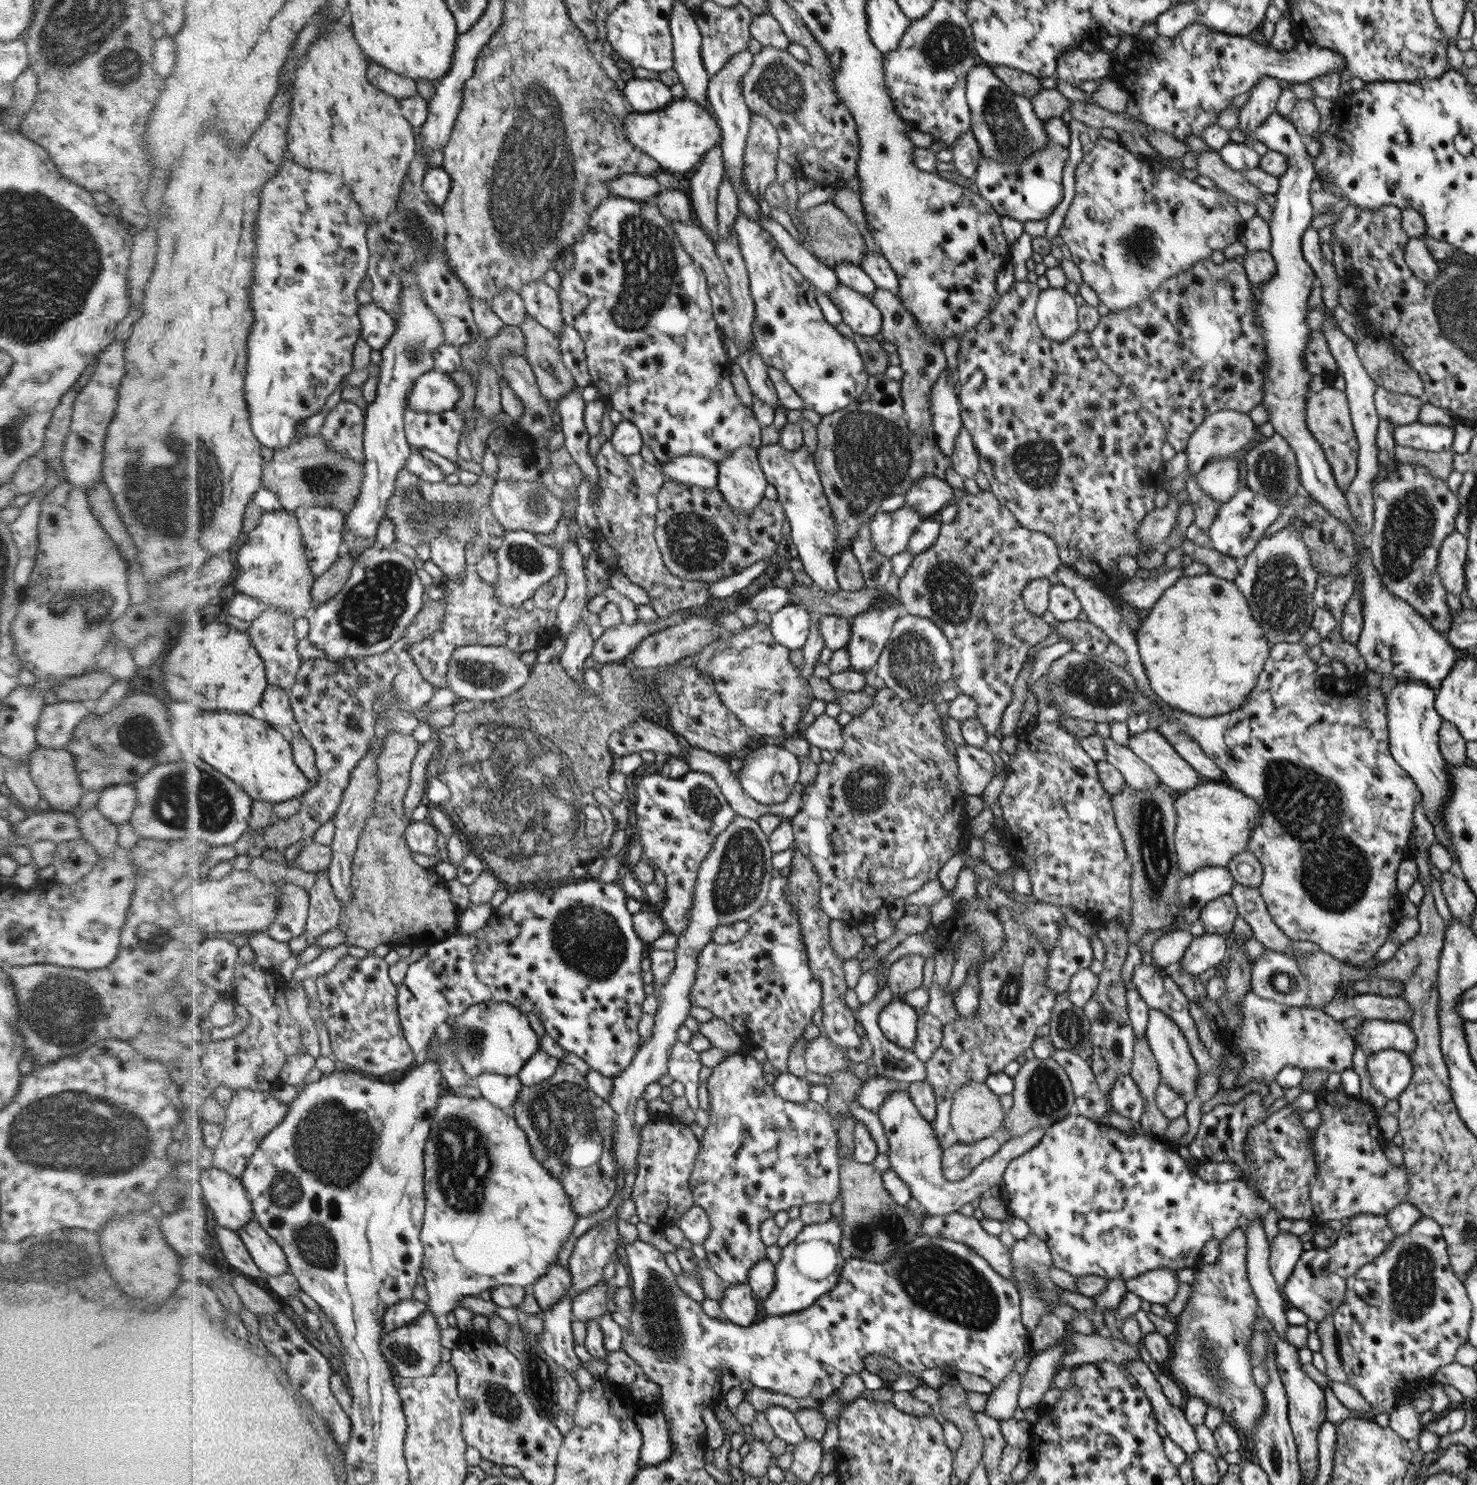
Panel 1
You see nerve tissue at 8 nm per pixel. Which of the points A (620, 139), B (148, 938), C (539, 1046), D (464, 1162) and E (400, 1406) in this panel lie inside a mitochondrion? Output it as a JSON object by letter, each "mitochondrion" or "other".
{"A":"other","B":"mitochondrion","C":"other","D":"mitochondrion","E":"other"}

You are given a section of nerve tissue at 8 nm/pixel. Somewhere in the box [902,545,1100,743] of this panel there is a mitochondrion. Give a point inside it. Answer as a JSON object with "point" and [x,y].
{"point":[950,592]}

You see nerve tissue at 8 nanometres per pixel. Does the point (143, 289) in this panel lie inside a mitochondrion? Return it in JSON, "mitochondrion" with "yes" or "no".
{"mitochondrion":"no"}

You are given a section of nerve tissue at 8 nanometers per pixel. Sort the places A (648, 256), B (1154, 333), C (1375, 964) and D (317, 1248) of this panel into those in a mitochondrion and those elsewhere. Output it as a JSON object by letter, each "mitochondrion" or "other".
{"A":"mitochondrion","B":"other","C":"other","D":"mitochondrion"}

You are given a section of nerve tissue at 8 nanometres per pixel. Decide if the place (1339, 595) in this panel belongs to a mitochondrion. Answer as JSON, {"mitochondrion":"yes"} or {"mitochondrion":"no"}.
{"mitochondrion":"no"}

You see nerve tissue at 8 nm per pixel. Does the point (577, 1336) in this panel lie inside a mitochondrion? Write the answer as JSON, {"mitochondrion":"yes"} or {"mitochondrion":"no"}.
{"mitochondrion":"no"}

